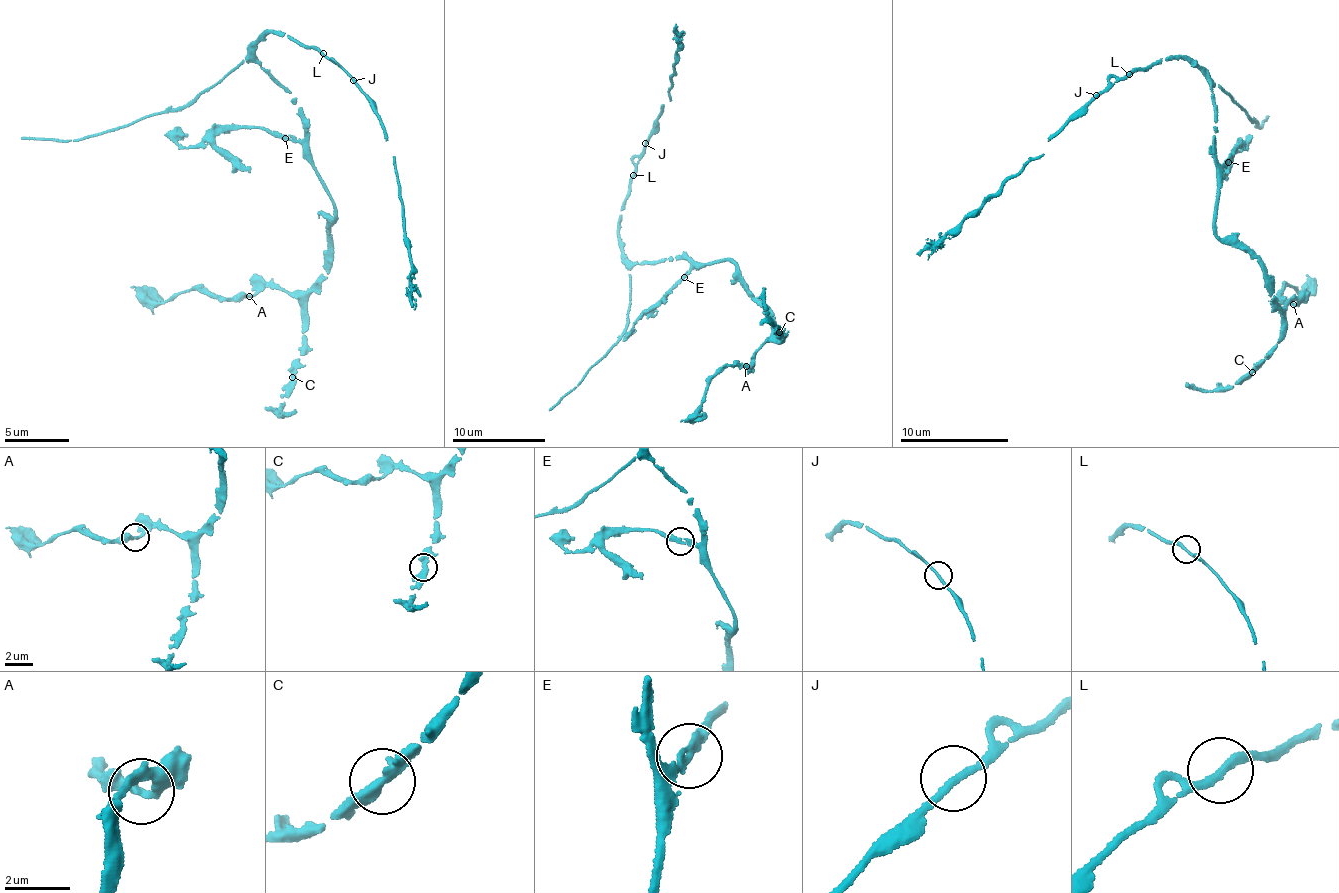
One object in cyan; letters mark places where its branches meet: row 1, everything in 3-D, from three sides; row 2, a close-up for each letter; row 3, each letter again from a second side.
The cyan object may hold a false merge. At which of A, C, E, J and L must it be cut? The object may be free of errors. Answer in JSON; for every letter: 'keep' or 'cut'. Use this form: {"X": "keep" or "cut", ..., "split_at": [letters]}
{"A": "keep", "C": "keep", "E": "keep", "J": "keep", "L": "keep", "split_at": []}

